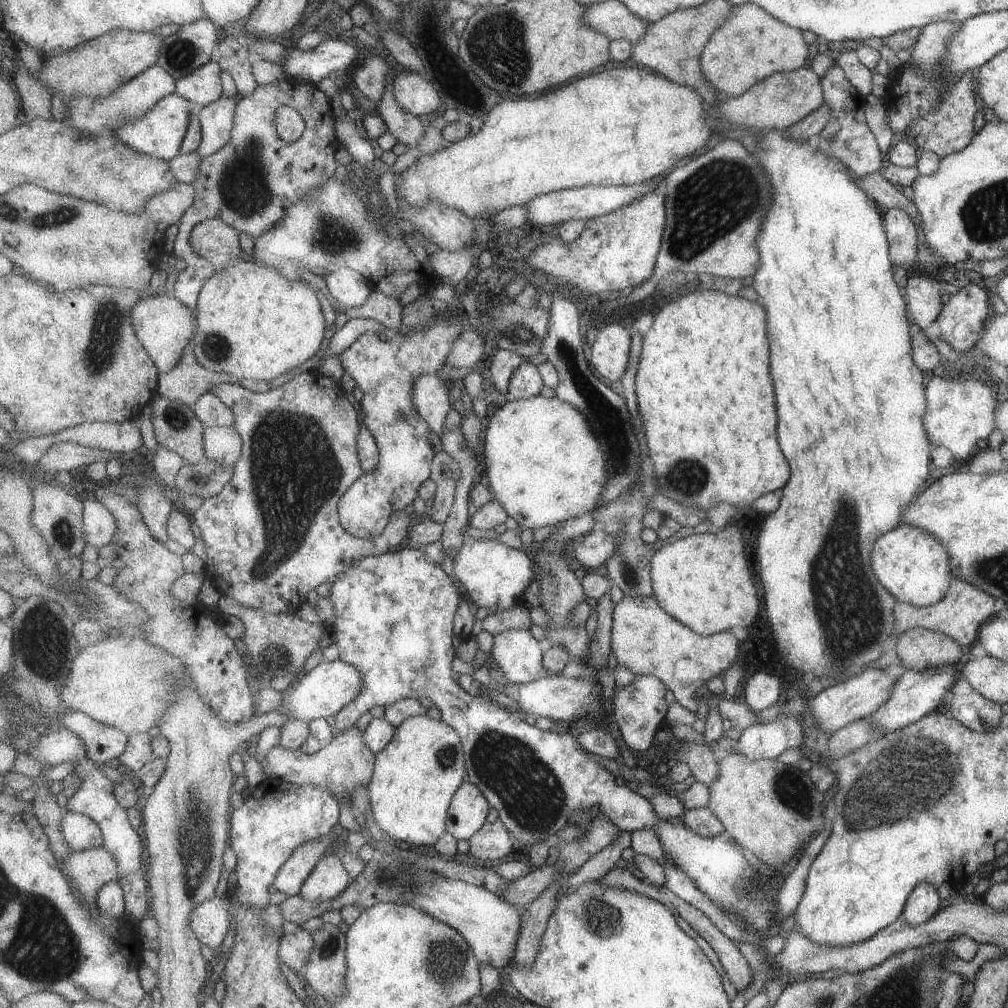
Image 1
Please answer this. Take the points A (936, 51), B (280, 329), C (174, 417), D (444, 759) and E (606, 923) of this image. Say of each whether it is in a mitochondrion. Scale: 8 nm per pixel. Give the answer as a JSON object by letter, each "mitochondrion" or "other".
{"A":"mitochondrion","B":"other","C":"mitochondrion","D":"mitochondrion","E":"mitochondrion"}

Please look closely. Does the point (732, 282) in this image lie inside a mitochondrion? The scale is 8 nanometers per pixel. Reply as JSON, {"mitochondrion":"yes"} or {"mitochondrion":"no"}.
{"mitochondrion":"no"}

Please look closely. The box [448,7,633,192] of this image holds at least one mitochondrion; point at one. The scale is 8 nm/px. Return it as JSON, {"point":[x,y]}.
{"point":[497,46]}

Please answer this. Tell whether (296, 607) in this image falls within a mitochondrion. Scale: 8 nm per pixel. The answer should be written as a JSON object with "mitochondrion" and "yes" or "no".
{"mitochondrion":"no"}

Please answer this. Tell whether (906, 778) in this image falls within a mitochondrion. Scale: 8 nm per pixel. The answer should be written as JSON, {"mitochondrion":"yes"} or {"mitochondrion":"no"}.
{"mitochondrion":"yes"}

